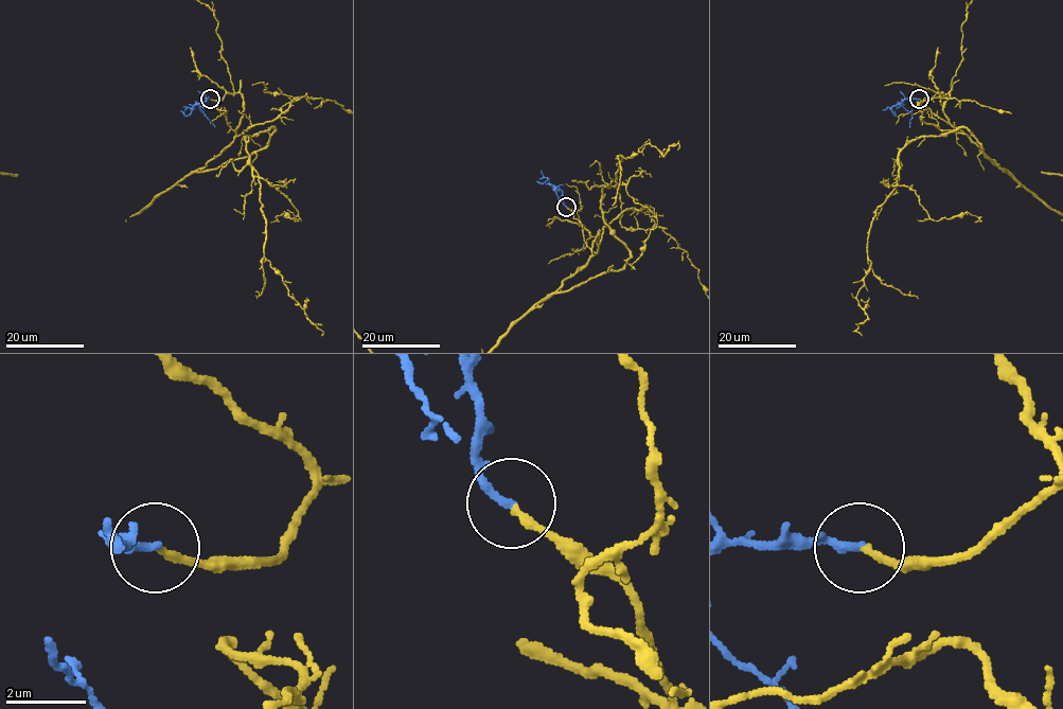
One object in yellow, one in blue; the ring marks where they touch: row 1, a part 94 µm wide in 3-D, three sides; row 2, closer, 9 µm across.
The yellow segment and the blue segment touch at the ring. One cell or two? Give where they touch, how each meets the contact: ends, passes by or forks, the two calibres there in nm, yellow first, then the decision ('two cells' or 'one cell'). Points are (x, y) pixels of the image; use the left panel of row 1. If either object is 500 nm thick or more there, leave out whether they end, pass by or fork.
at (210, 99); yellow ends there; blue ends there; 190 nm thick on the yellow side, 220 nm on the other; one cell

